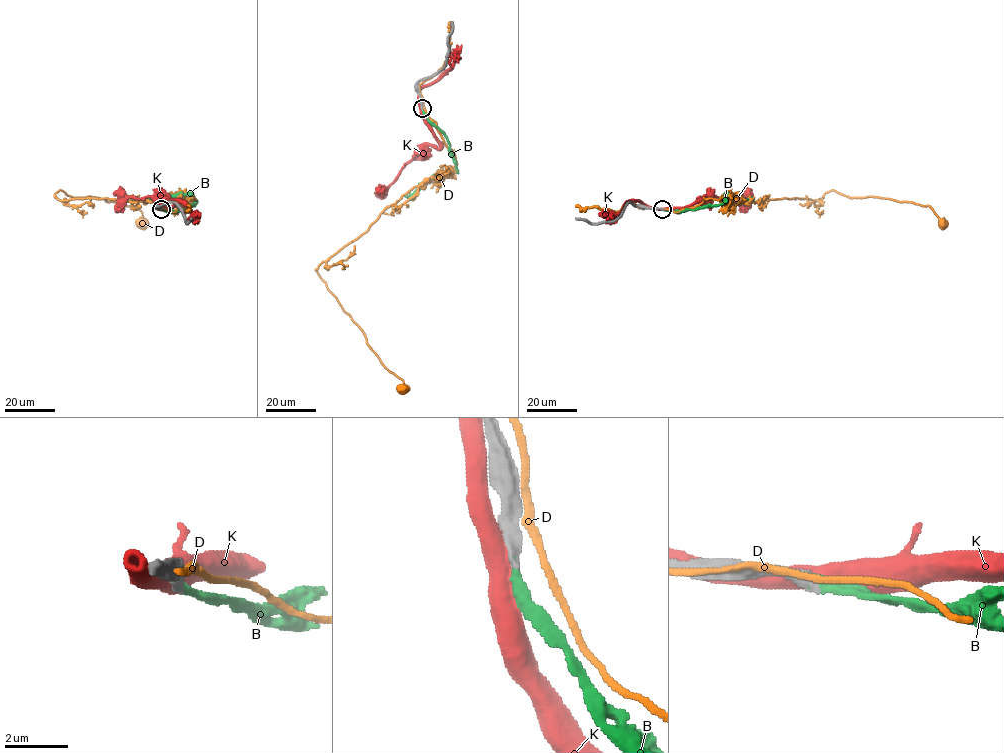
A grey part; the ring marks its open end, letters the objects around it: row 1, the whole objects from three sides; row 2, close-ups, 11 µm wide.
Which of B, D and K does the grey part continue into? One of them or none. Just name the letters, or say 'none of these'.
B

